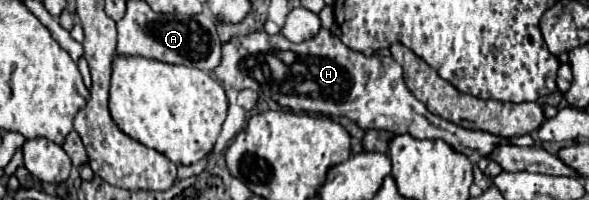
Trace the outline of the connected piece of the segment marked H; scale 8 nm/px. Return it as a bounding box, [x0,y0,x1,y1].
[214,29,534,157]

